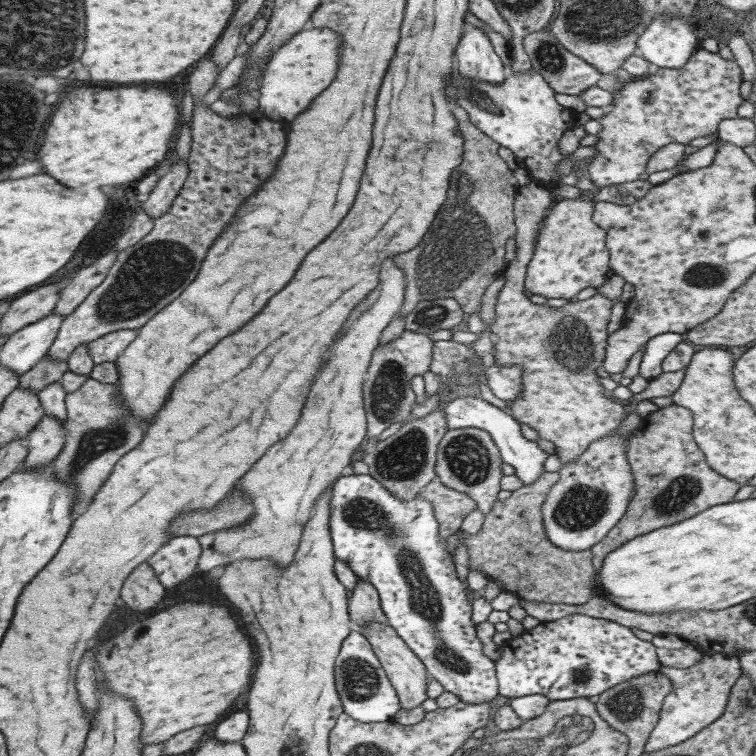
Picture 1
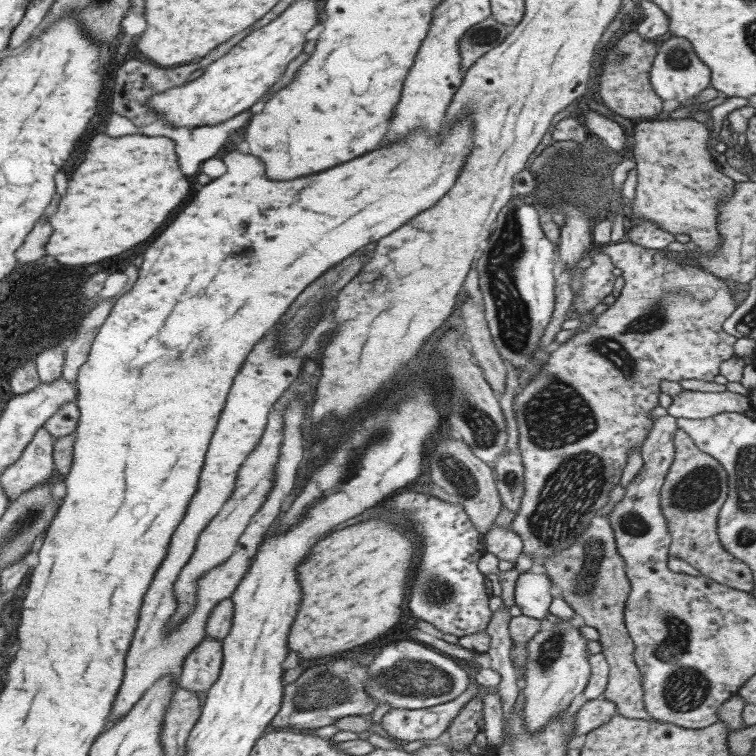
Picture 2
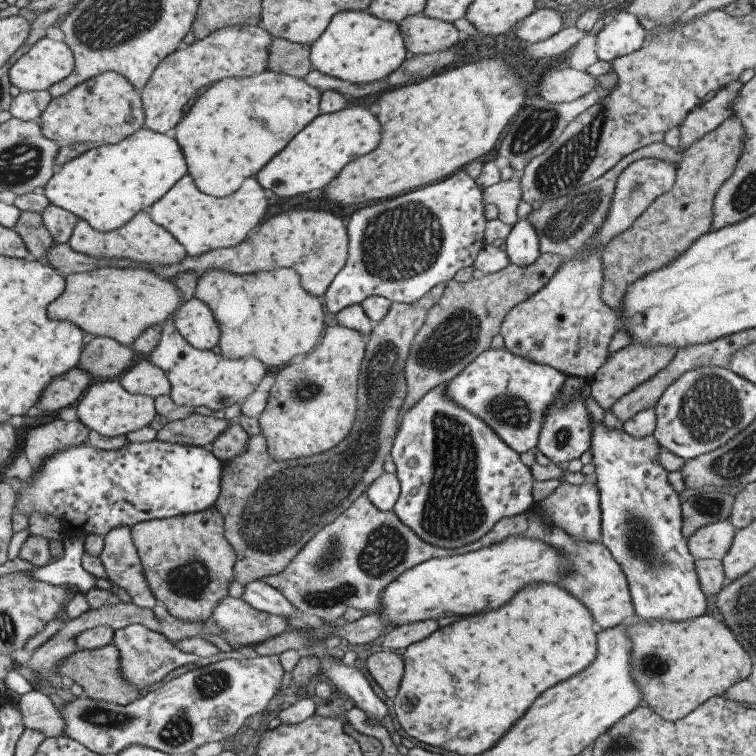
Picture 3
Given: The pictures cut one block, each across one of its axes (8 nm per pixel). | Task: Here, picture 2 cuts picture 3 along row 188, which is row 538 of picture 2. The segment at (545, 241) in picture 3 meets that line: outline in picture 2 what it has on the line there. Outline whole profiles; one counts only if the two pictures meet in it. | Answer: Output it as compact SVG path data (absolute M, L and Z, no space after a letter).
M618 482L615 483L609 491L605 506L599 508L593 518L589 519L584 533L580 534L580 538L575 539L559 554L551 555L551 558L545 558L542 565L545 568L546 577L551 579L551 582L559 588L559 596L572 608L574 614L577 615L577 620L580 619L582 625L594 628L599 633L596 641L601 646L600 653L605 657L608 666L607 686L605 686L601 698L616 706L617 715L625 718L636 718L637 720L652 720L644 709L640 672L633 658L634 644L623 623L625 616L624 604L629 595L629 582L627 576L625 576L625 564L623 564L621 555L616 552L613 531L608 521L609 511L623 496L623 493L624 489Z

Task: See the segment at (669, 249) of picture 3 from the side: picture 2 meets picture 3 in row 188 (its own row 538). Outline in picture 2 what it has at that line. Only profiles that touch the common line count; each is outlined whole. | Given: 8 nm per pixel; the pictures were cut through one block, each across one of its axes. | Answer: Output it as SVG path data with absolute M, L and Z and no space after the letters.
M681 429L674 430L672 443L674 446L673 460L665 473L659 495L659 508L664 516L670 538L668 556L677 556L677 559L687 562L689 566L693 566L698 571L699 576L705 577L709 581L717 582L734 590L751 592L753 576L749 567L743 565L741 561L737 561L735 556L729 555L723 549L716 533L718 510L728 495L728 478L724 468L712 456L701 452Z

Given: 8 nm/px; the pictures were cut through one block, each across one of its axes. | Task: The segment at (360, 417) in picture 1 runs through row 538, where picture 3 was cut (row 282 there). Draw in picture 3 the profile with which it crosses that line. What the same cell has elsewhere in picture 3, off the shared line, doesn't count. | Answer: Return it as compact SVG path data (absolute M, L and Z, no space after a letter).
M276 268L269 272L235 275L221 269L206 270L196 282L194 297L200 300L211 311L219 328L216 344L220 355L227 360L253 357L272 371L292 362L294 356L303 356L313 350L323 332L323 308L317 297L311 296L302 286L300 278L293 269Z

